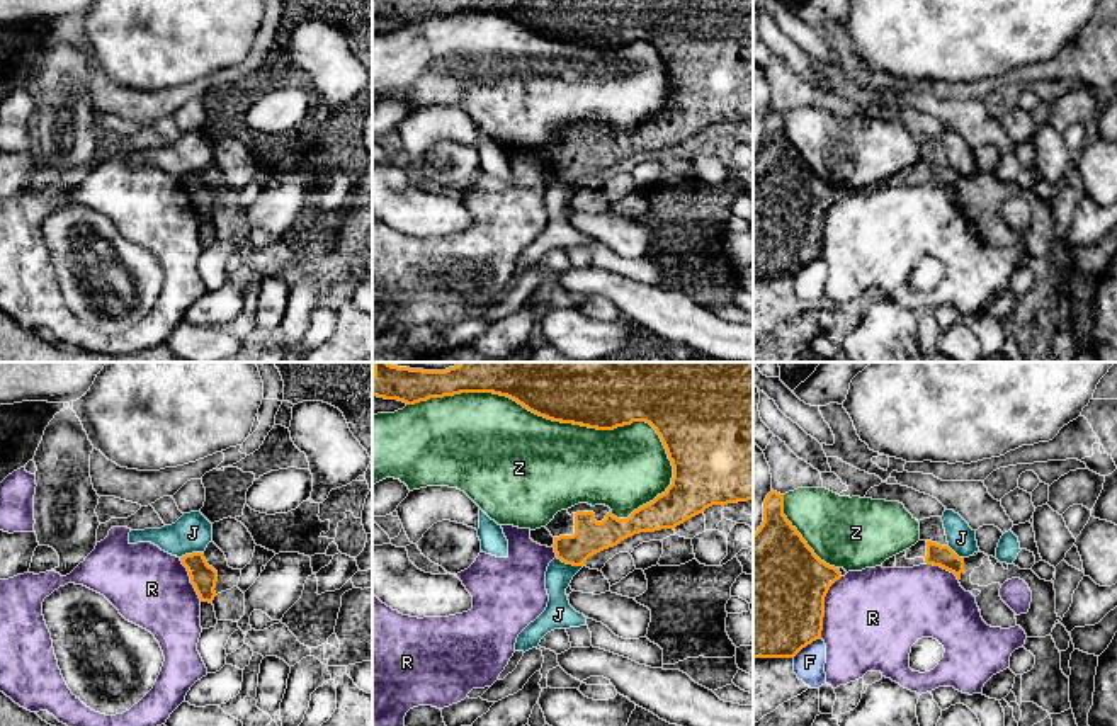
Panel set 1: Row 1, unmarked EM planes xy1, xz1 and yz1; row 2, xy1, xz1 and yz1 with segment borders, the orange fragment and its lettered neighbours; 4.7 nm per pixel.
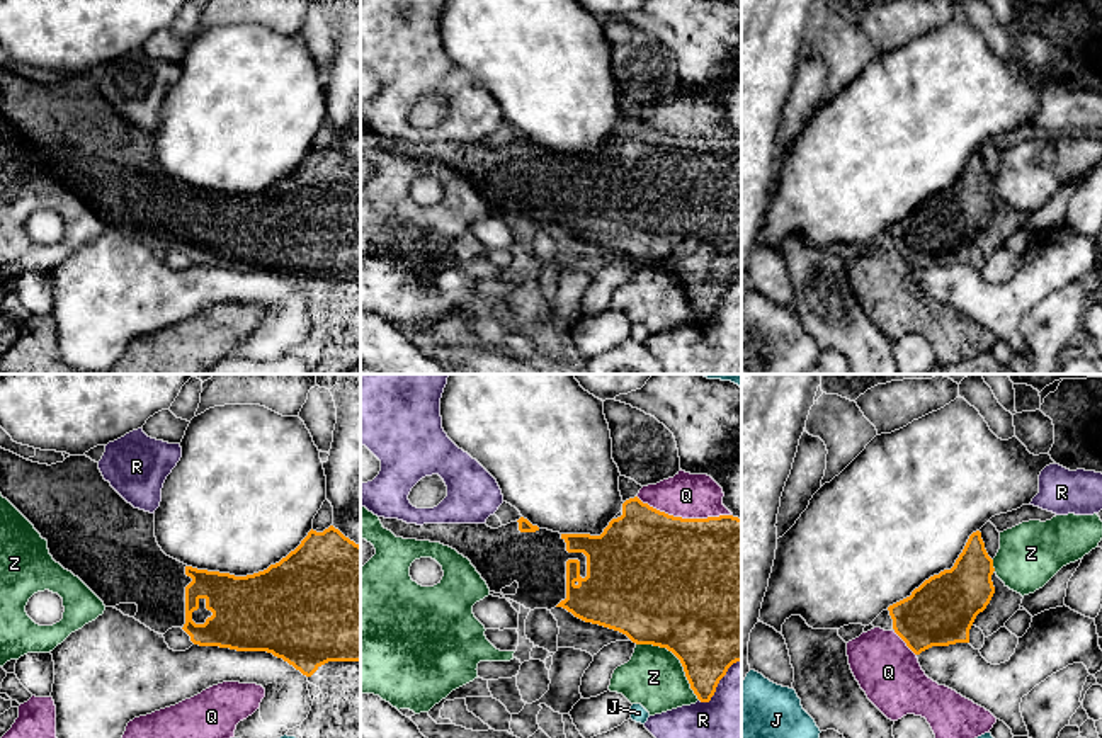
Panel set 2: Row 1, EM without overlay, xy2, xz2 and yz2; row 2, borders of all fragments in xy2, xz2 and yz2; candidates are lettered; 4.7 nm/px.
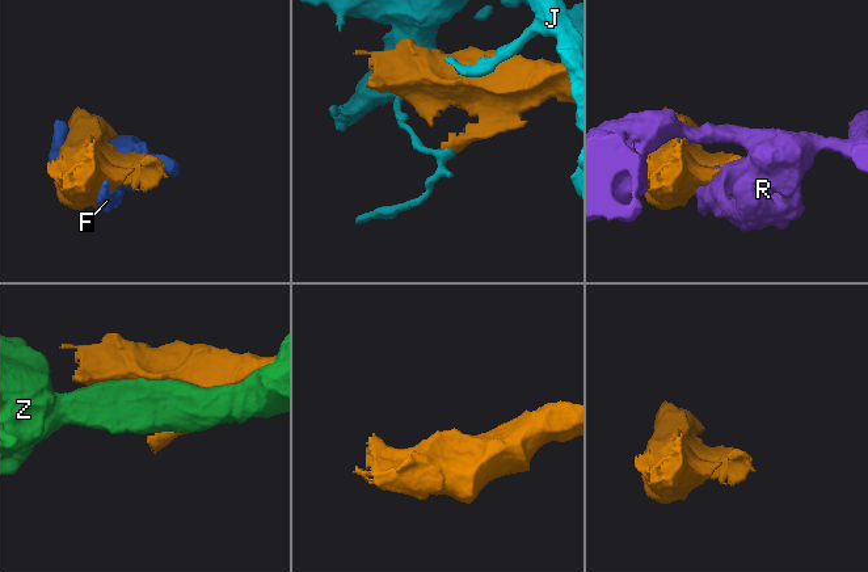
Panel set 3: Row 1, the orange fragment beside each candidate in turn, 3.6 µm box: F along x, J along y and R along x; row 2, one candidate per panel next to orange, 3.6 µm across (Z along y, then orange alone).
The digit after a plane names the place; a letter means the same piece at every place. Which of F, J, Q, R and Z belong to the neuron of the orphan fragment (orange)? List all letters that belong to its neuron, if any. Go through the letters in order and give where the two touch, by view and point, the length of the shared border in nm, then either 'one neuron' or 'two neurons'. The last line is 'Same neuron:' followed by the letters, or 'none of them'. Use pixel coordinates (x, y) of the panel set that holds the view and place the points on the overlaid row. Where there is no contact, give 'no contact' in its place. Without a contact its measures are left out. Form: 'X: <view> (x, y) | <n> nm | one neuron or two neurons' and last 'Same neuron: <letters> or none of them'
F: yz1 (806, 645) | 160 nm | two neurons
J: xz1 (570, 563) | 140 nm | two neurons
Q: xz2 (684, 519) | 460 nm | two neurons
R: yz1 (823, 607) | 320 nm | two neurons
Z: xz1 (558, 420) | 1300 nm | two neurons
Same neuron: none of them

